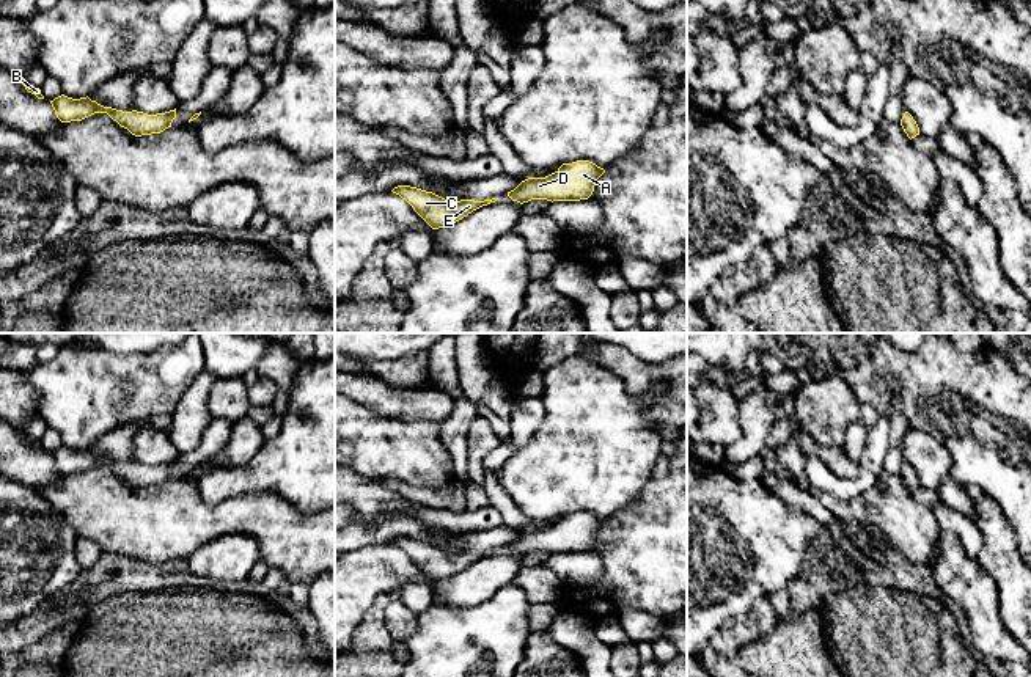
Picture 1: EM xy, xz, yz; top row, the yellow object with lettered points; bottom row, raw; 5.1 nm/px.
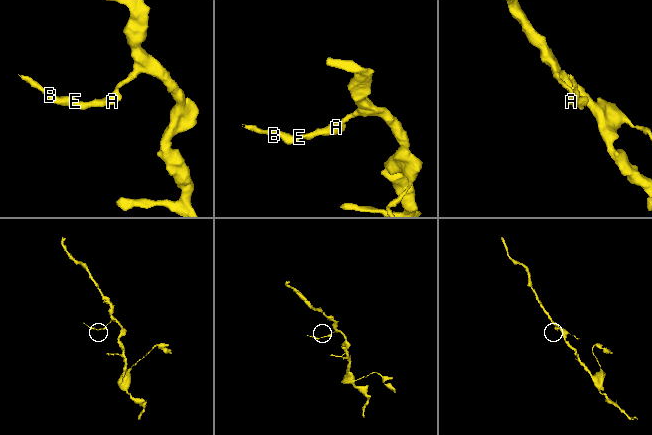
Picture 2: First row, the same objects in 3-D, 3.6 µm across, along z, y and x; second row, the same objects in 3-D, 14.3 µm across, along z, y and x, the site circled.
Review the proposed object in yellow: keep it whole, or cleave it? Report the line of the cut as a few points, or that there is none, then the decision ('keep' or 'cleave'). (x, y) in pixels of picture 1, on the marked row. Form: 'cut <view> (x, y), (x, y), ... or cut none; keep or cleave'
cut none; keep

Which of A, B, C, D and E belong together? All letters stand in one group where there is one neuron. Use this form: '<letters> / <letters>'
A B C D E

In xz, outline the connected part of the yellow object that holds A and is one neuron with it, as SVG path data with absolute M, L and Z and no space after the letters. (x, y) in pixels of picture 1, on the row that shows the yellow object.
M589 160L563 163L555 173L545 177L522 181L514 190L508 192L508 196L520 204L531 199L547 199L552 203L588 199L604 173L604 168Z

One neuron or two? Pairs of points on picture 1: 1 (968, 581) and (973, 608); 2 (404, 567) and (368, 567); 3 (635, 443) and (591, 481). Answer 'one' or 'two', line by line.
1: one
2: one
3: one

